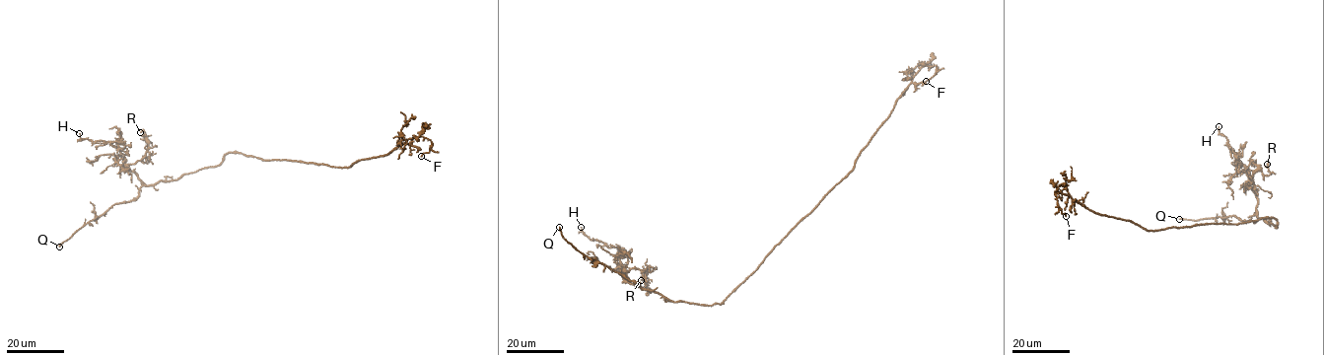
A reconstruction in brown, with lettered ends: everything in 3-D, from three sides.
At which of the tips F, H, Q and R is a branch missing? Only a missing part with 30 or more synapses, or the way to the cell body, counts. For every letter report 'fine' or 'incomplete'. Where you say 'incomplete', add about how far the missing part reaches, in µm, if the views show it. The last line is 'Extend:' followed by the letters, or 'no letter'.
F: fine
H: fine
Q: incomplete; about 30 µm are missing
R: fine
Extend: Q

